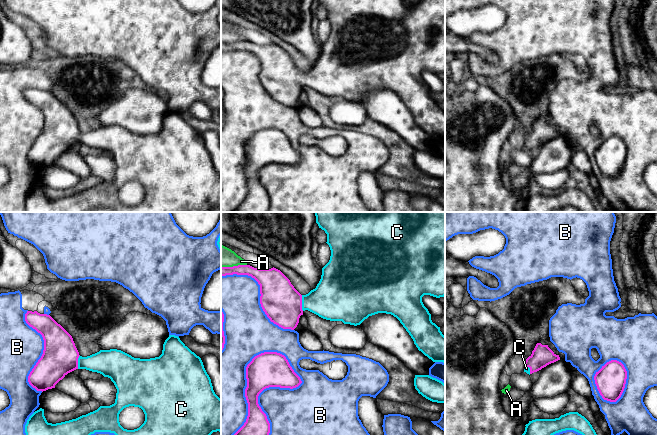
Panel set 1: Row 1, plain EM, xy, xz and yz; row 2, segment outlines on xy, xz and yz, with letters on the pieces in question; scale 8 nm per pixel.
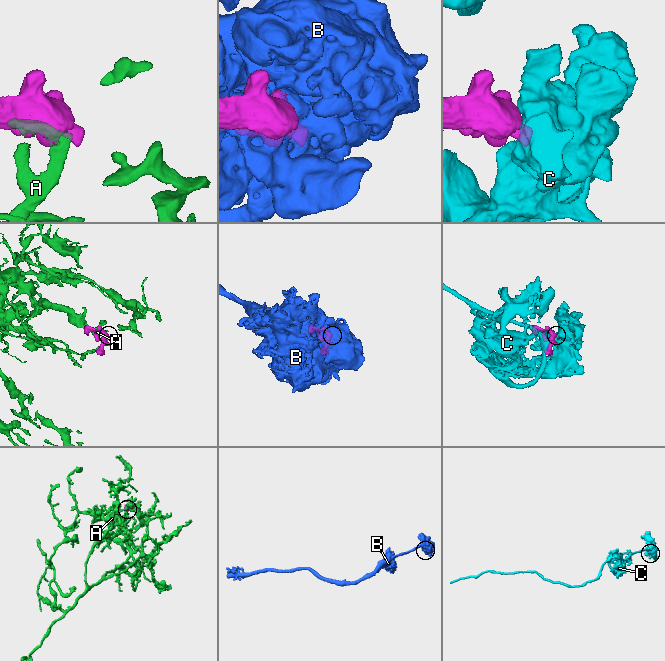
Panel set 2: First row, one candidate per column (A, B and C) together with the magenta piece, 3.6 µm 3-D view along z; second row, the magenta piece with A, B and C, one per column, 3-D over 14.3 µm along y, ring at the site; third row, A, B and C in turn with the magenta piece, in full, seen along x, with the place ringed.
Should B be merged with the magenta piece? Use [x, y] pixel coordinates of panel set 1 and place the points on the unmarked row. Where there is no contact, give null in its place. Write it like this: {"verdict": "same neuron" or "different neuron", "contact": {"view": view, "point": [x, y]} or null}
{"verdict": "different neuron", "contact": {"view": "xz", "point": [247, 158]}}

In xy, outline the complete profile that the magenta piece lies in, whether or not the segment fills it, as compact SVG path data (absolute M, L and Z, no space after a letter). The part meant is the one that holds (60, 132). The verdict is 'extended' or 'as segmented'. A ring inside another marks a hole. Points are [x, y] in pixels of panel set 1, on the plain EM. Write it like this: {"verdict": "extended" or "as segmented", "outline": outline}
{"verdict": "extended", "outline": "M27 87L25 97L40 109L44 116L43 130L28 152L29 160L37 167L43 168L55 164L60 156L76 145L100 149L110 154L117 165L114 180L100 182L93 188L61 199L48 199L44 192L44 185L40 184L27 196L26 212L90 212L95 208L110 208L116 212L210 212L213 208L221 208L221 175L213 166L211 155L201 134L192 128L178 112L169 111L163 120L162 130L155 134L134 134L117 125L100 126L90 132L82 133L79 131L72 112L50 91ZM129 182L139 183L145 190L144 199L134 206L124 205L119 198L120 188Z"}

